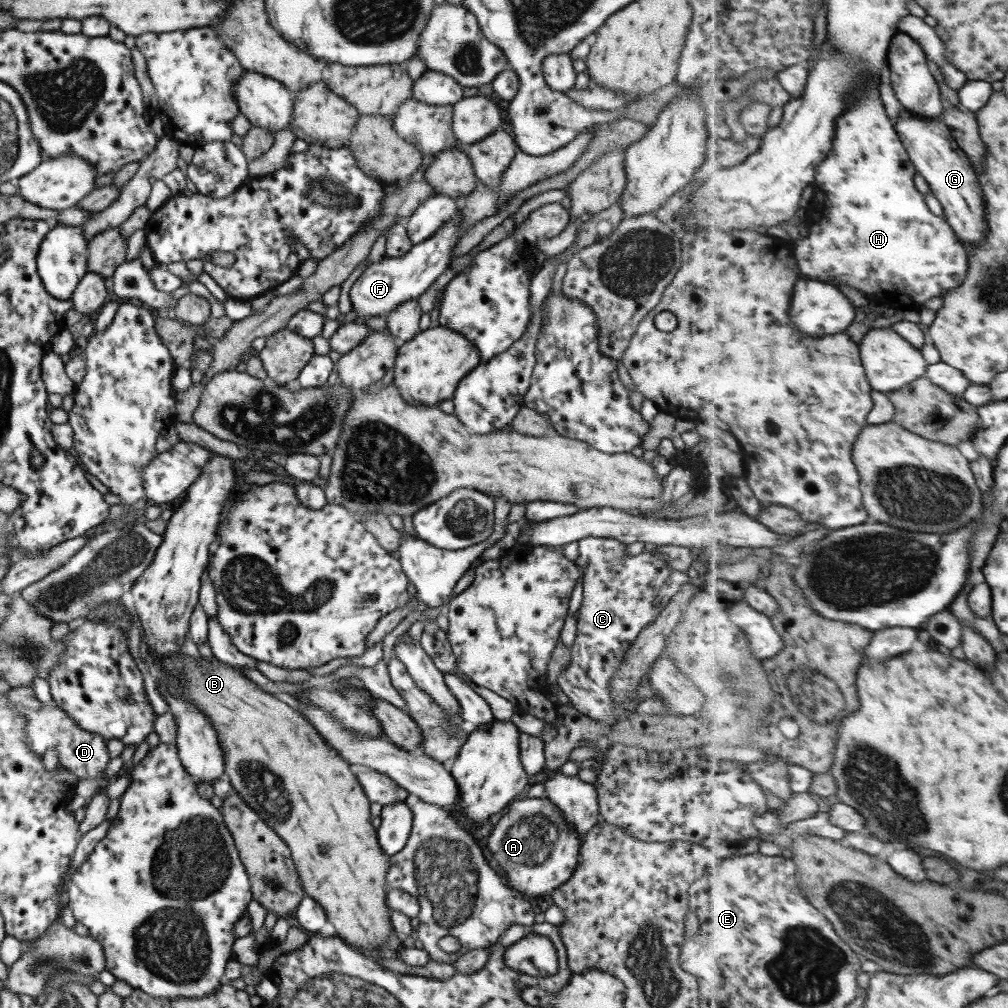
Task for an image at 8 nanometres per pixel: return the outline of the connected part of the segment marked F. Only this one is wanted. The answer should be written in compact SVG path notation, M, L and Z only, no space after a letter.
M457 206L457 213L445 221L431 237L423 242L412 244L409 251L401 257L383 256L377 262L369 263L359 277L353 282L348 291L351 310L355 313L355 322L362 323L366 316L385 316L393 308L409 299L417 298L427 290L427 287L449 267L451 250L461 238L459 226L463 226L461 207Z

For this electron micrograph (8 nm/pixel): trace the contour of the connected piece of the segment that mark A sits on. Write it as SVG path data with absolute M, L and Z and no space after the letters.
M543 796L512 801L507 806L505 815L497 820L487 838L487 849L493 854L493 860L501 867L501 872L506 877L503 878L505 885L521 892L527 899L530 897L536 899L537 896L551 893L554 888L564 884L572 876L578 864L578 848L576 831L568 826L560 810Z

